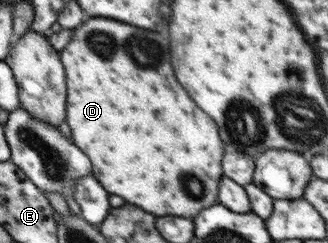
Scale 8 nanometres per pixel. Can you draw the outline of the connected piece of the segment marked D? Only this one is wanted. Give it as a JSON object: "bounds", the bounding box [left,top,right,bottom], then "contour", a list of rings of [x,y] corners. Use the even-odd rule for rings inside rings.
{"bounds":[58,18,224,218],"contour":[[[90,18],[74,30],[72,38],[58,54],[68,80],[66,122],[72,130],[72,140],[92,160],[92,174],[110,194],[154,216],[190,218],[202,208],[217,203],[224,142],[218,136],[214,120],[208,118],[176,82],[170,66],[168,38],[110,18]]]}

